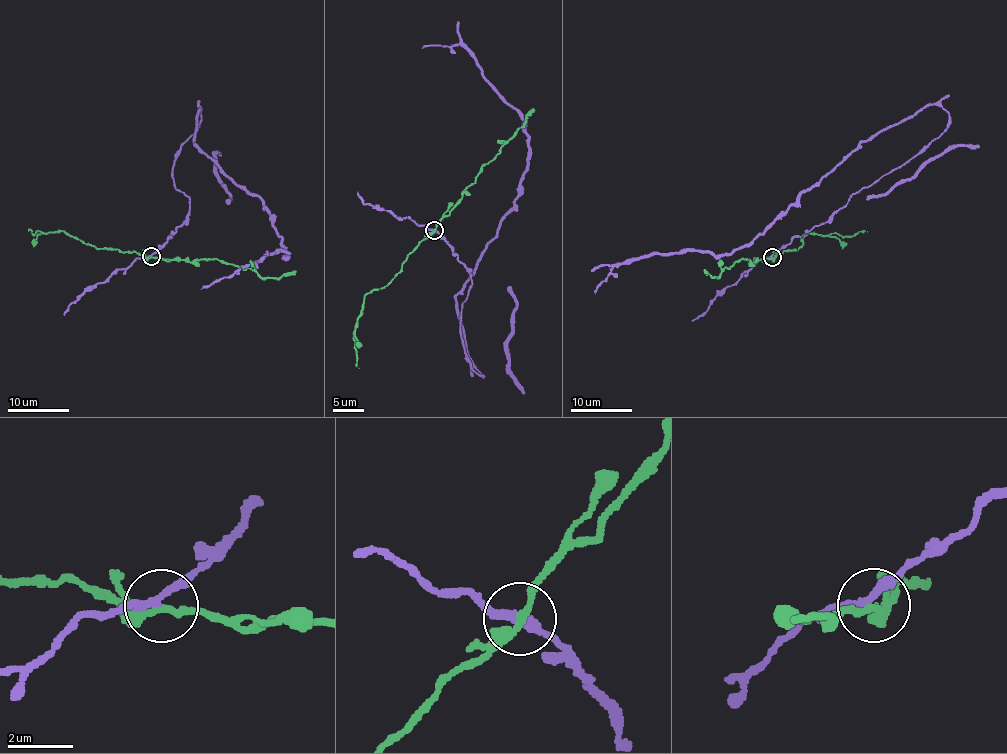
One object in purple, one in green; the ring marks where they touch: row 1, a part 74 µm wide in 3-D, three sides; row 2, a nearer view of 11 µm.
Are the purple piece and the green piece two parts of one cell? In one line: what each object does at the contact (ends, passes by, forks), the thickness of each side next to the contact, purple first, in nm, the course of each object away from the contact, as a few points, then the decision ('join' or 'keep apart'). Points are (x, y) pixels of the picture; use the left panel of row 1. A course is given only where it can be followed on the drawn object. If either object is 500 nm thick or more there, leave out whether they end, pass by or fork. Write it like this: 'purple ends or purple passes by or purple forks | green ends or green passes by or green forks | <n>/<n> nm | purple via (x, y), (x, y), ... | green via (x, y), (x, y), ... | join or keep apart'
purple passes by | green passes by | 240/260 nm | purple via (151, 257), (189, 213), (172, 168), (200, 109), (195, 144), (262, 201), (288, 253), (268, 252), (201, 288) | green via (152, 257), (89, 245), (65, 232), (39, 231), (32, 234), (30, 230) | keep apart

